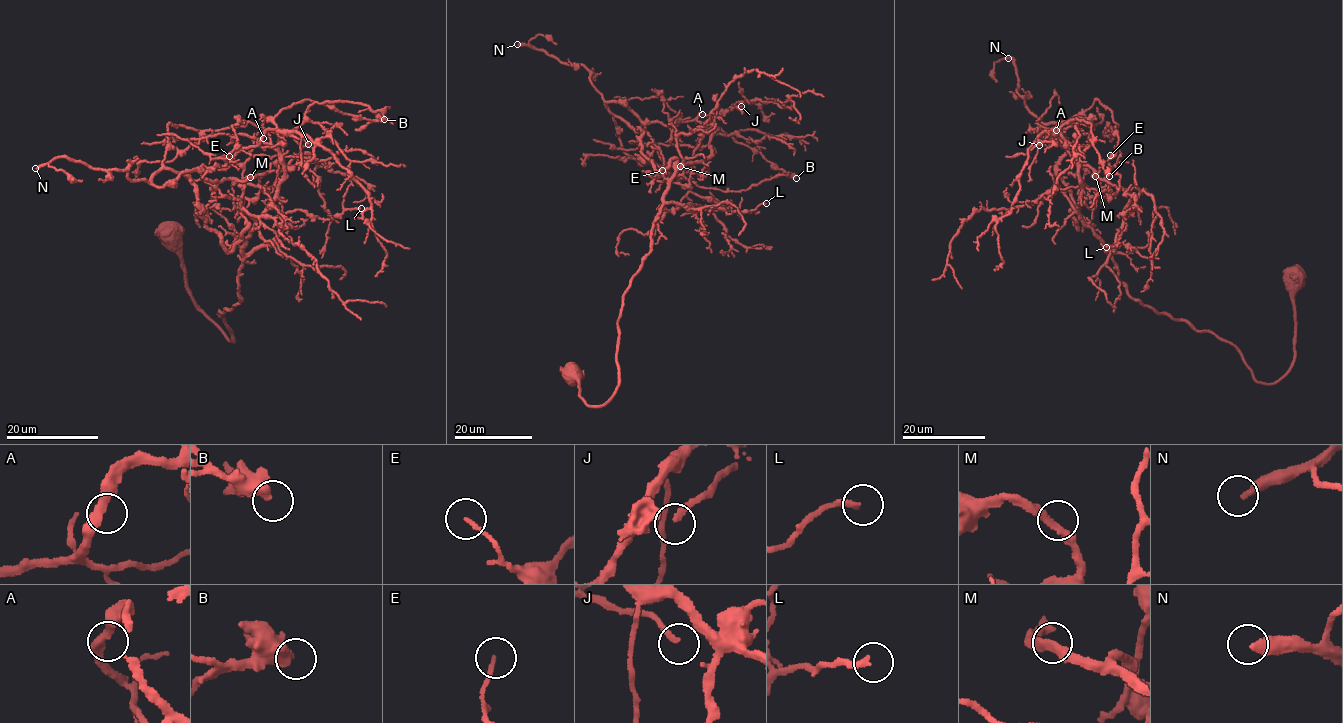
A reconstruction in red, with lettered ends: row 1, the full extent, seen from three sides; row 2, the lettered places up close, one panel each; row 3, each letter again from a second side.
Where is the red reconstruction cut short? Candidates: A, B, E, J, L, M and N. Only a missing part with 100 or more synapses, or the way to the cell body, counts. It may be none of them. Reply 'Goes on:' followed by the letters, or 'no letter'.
Goes on: N

